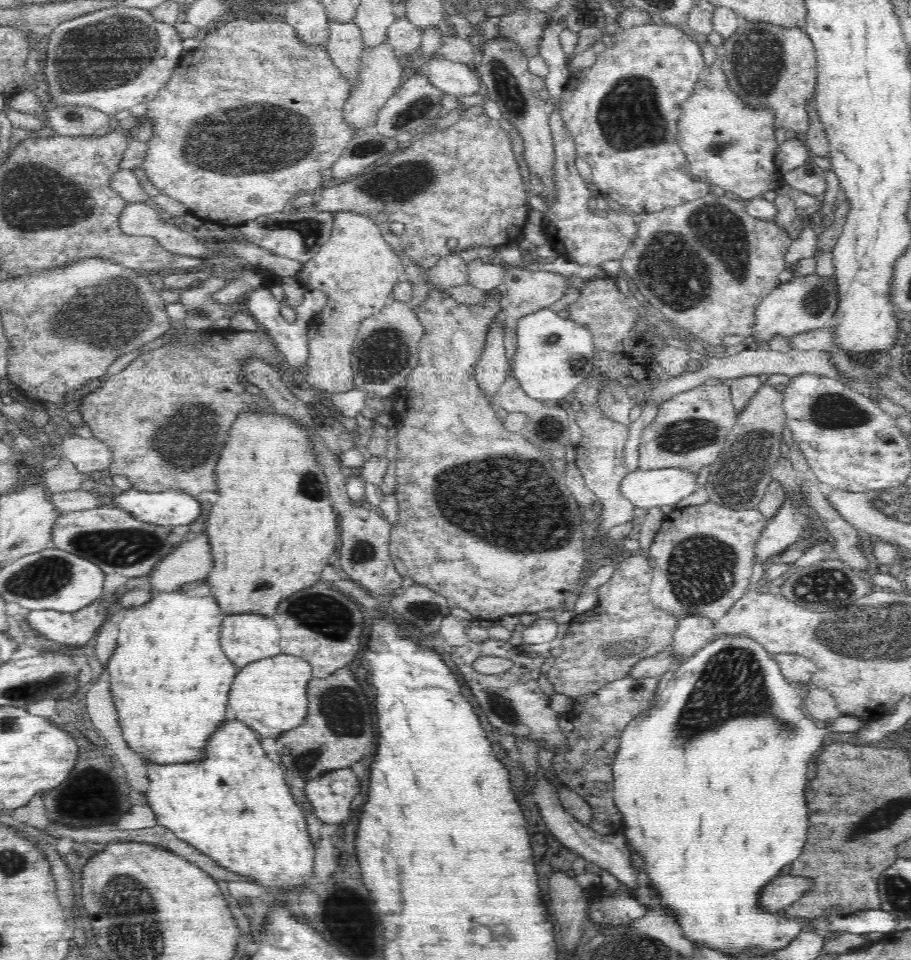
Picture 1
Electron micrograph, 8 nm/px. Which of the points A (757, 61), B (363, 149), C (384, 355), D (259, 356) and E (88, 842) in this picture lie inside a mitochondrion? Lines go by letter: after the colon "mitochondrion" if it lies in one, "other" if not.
A: mitochondrion
B: mitochondrion
C: mitochondrion
D: other
E: other

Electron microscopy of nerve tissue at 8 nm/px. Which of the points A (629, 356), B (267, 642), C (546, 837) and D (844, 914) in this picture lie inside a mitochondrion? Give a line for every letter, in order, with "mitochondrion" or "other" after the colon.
A: other
B: other
C: other
D: other

